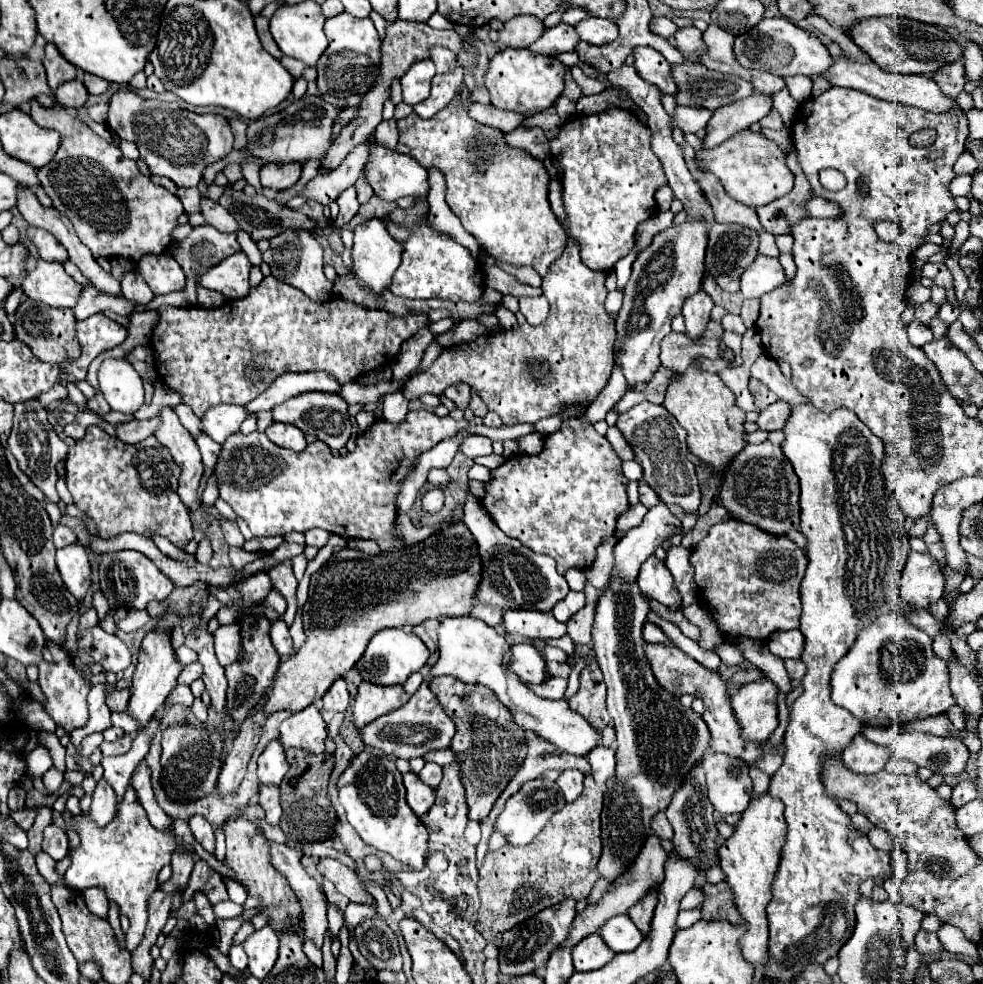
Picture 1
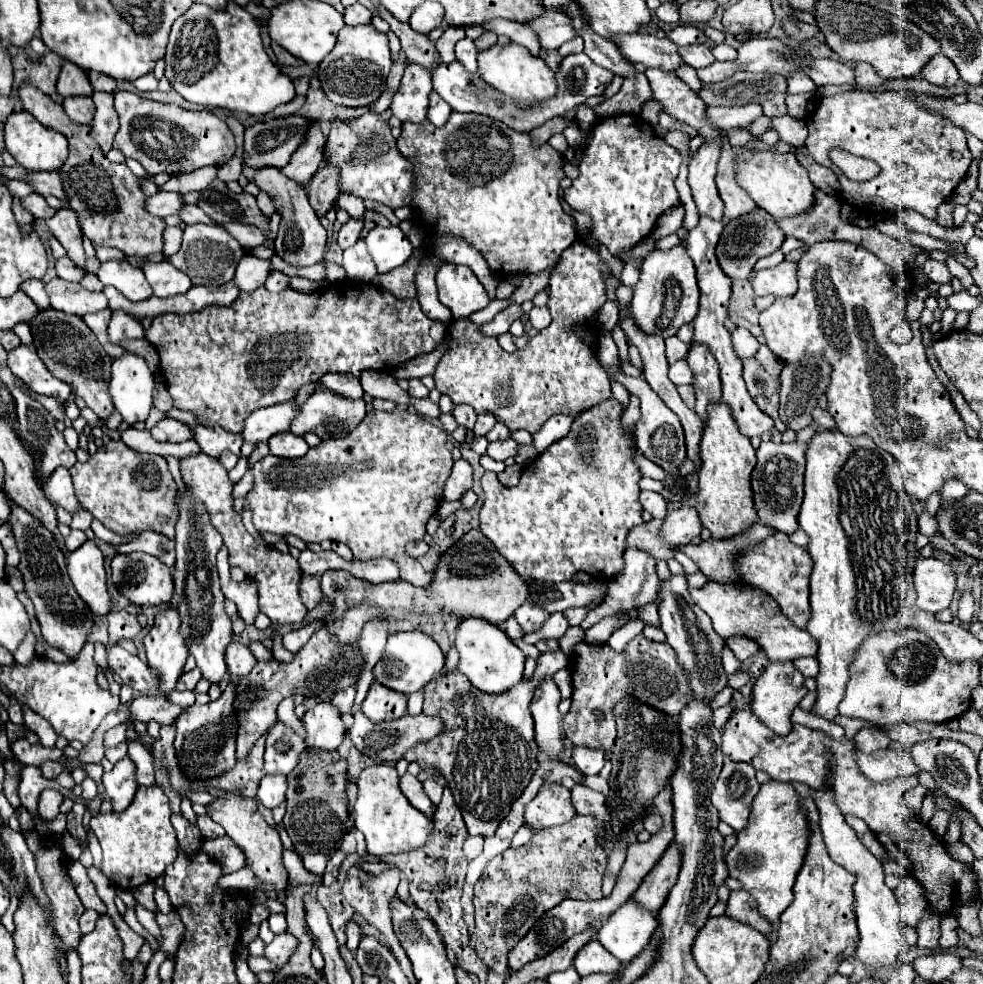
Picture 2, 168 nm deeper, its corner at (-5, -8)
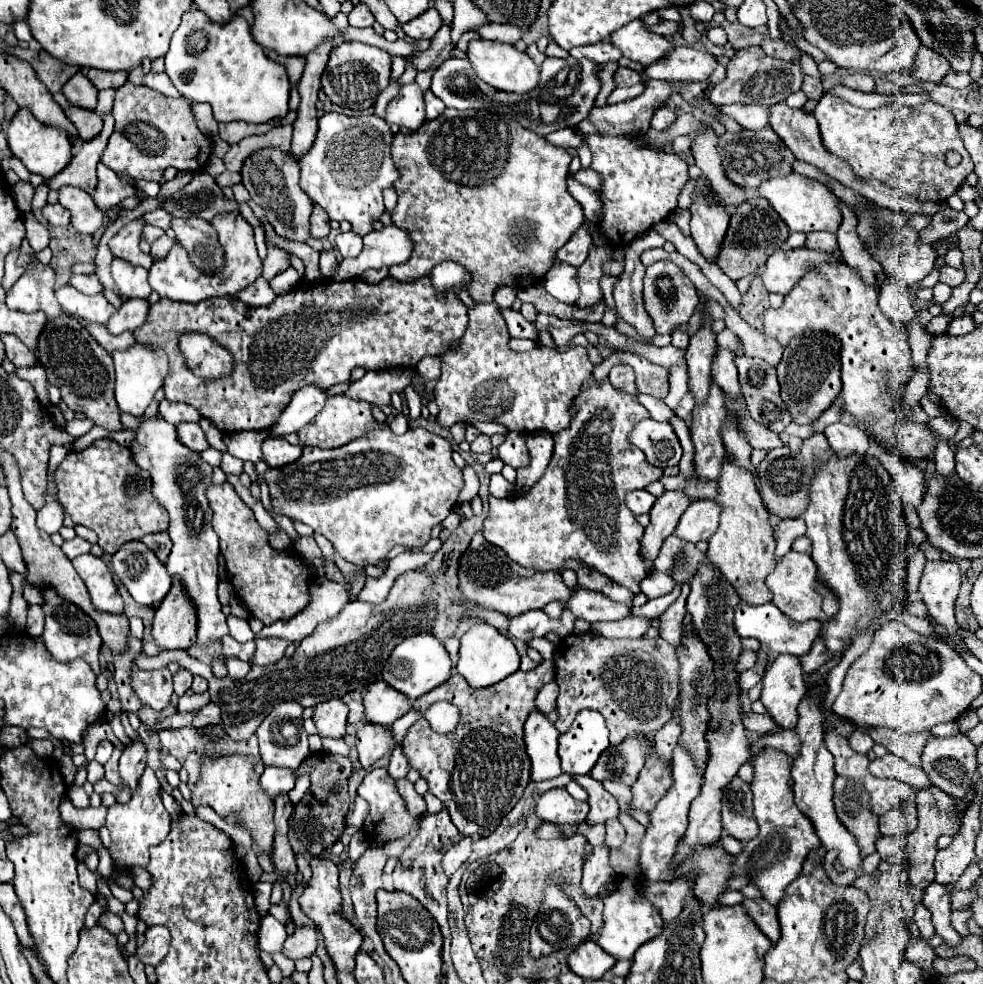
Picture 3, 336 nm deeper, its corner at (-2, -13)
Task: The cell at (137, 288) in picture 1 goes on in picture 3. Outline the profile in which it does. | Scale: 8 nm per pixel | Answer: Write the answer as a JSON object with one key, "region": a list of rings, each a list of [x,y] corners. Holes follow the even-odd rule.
{"region":[[[113,259],[111,271],[113,271],[113,279],[123,295],[141,297],[141,299],[149,297],[151,285],[147,281],[147,269],[125,263],[123,259]]]}

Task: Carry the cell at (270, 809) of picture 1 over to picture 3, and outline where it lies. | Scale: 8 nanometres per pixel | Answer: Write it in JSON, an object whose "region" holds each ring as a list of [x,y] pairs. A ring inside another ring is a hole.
{"region":[[[265,767],[261,775],[261,787],[277,797],[279,793],[287,793],[295,787],[295,771],[287,771],[285,767]]]}

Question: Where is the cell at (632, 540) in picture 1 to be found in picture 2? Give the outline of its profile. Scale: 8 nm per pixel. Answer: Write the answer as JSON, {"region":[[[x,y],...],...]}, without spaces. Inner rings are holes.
{"region":[[[684,506],[684,508],[668,512],[658,534],[662,542],[678,548],[678,546],[690,544],[690,540],[700,534],[700,528],[702,524],[696,510],[690,506]]]}

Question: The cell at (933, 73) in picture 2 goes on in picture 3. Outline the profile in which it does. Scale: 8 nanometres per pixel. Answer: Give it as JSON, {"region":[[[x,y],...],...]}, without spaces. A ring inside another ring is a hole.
{"region":[[[921,47],[915,55],[915,63],[911,67],[911,75],[919,81],[931,81],[937,83],[945,77],[945,73],[949,73],[951,67],[947,63],[947,59],[943,59],[943,55],[931,51],[929,47]]]}

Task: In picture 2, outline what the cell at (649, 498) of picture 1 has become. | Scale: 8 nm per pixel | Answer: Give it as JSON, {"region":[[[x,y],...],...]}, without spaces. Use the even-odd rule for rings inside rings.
{"region":[[[642,492],[640,494],[640,502],[644,506],[644,510],[648,510],[654,518],[664,518],[666,512],[668,512],[668,502],[662,494],[656,494],[656,492]]]}

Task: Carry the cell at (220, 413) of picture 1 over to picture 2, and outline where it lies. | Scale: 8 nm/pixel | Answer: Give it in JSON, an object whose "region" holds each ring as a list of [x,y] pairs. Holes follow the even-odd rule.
{"region":[[[292,400],[278,406],[256,410],[254,414],[250,414],[250,418],[246,418],[240,434],[242,438],[246,438],[246,442],[260,442],[260,440],[266,442],[270,436],[278,432],[288,432],[290,420],[296,416],[296,412],[298,406]]]}

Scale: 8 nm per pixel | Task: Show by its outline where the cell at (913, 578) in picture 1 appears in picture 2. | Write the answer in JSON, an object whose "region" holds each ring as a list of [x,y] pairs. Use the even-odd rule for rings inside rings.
{"region":[[[918,558],[916,560],[916,568],[914,568],[914,586],[916,586],[916,594],[918,594],[918,600],[916,600],[916,606],[926,610],[926,612],[940,612],[944,608],[950,606],[952,602],[952,594],[956,590],[956,574],[952,570],[952,566],[944,560],[938,560],[938,558]]]}

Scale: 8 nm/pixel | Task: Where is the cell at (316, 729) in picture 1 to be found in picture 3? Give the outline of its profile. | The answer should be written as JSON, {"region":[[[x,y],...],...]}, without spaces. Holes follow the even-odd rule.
{"region":[[[329,699],[315,707],[313,721],[321,735],[329,737],[345,737],[347,727],[347,705],[341,699]]]}

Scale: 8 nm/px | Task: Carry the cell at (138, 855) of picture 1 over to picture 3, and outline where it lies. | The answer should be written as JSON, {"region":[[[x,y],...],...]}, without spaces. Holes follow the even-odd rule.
{"region":[[[145,769],[139,779],[139,787],[133,791],[133,797],[125,805],[113,805],[107,813],[105,827],[111,831],[111,857],[115,859],[119,869],[131,869],[133,865],[147,867],[149,863],[149,847],[159,845],[169,833],[171,817],[165,811],[161,797],[159,797],[159,781],[153,769]]]}

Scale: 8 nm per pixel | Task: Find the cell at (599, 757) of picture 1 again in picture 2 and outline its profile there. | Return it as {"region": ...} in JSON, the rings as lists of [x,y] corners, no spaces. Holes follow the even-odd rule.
{"region":[[[574,746],[572,756],[574,756],[576,768],[586,776],[600,774],[600,770],[604,768],[604,752],[602,750],[590,750],[590,748],[582,748],[582,746]]]}

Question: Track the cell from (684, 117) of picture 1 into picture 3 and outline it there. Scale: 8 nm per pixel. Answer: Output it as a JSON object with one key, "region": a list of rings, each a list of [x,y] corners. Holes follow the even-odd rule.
{"region":[[[727,105],[723,113],[733,117],[743,129],[763,129],[769,125],[769,107],[759,105]]]}

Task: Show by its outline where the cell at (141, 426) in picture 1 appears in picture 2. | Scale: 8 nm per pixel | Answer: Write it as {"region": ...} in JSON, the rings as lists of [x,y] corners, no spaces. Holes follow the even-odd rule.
{"region":[[[160,420],[150,430],[150,434],[156,442],[184,442],[192,438],[192,432],[188,430],[188,426],[178,420]]]}

